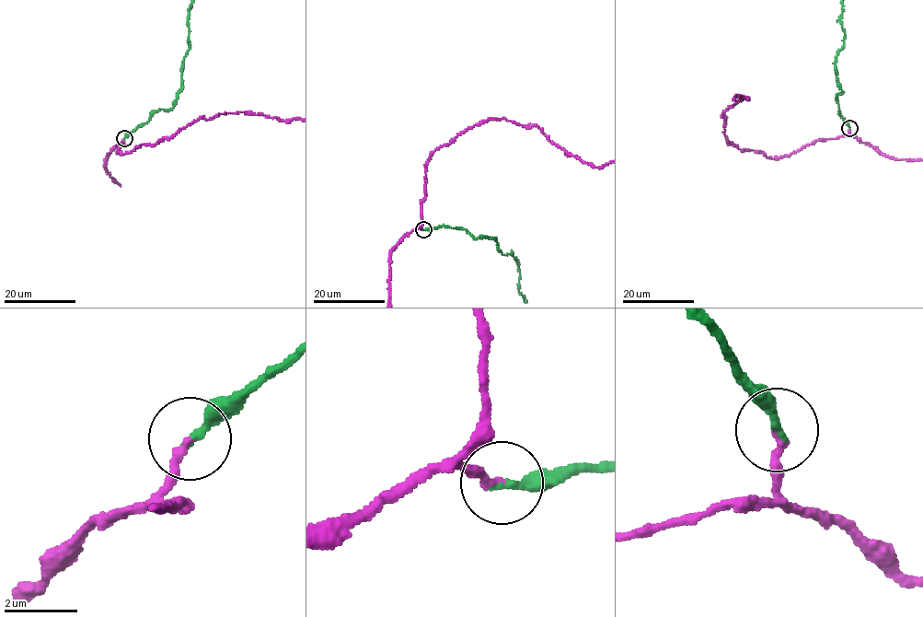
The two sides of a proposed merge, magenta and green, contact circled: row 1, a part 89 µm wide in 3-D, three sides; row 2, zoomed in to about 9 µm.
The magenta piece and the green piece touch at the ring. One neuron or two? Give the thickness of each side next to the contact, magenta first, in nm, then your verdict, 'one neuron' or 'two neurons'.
200 nm thick on the magenta side, 260 nm on the other; one neuron

